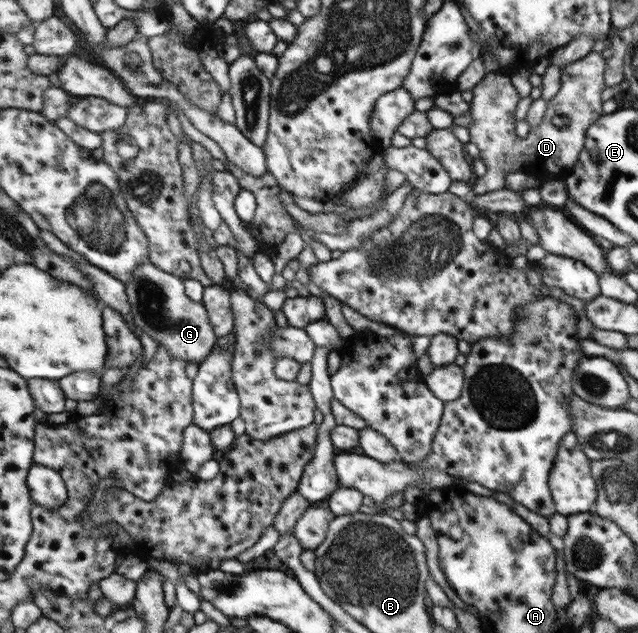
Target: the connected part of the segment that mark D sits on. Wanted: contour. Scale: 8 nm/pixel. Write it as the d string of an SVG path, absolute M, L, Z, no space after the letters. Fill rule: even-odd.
M590 51L584 58L566 65L561 70L561 87L552 99L548 101L548 106L542 122L538 126L532 127L526 137L516 136L514 132L514 110L520 100L520 95L514 90L511 77L499 72L490 72L472 89L473 99L470 106L470 115L472 115L472 126L468 128L470 133L470 142L473 142L480 151L480 157L486 165L487 171L482 178L477 181L472 193L481 194L493 190L500 190L506 187L506 176L514 172L522 172L528 176L536 176L543 185L548 180L564 179L572 170L574 164L579 159L580 152L584 149L586 131L589 125L594 124L602 112L602 91L606 88L605 71L608 60L602 57L598 51ZM554 116L566 116L568 123L564 127L556 127L552 118Z

